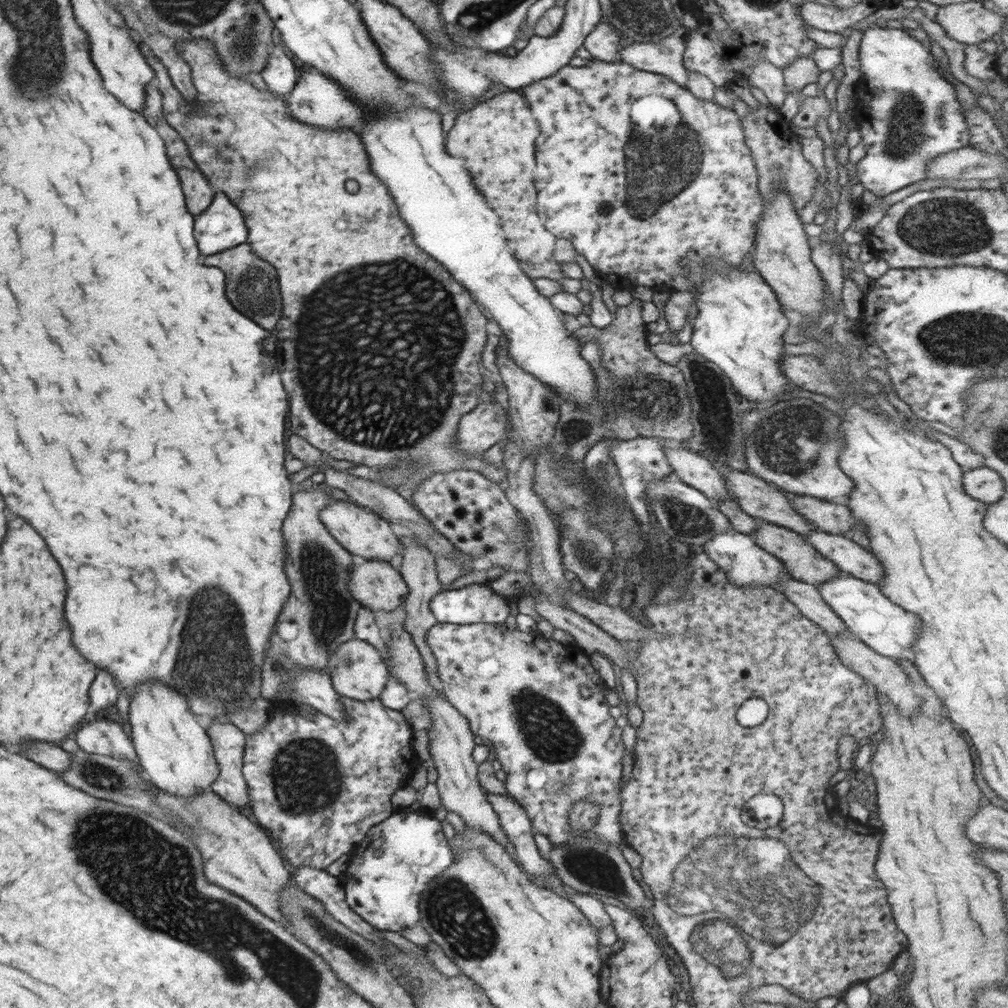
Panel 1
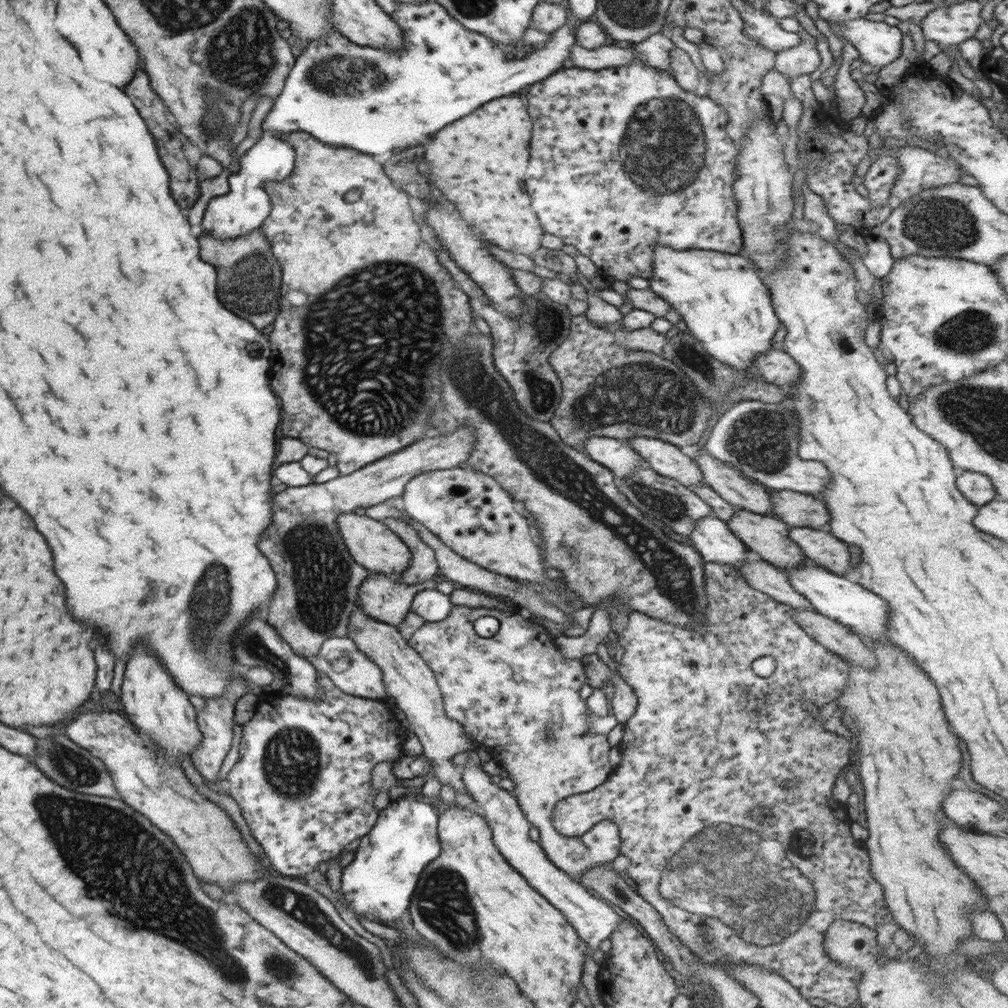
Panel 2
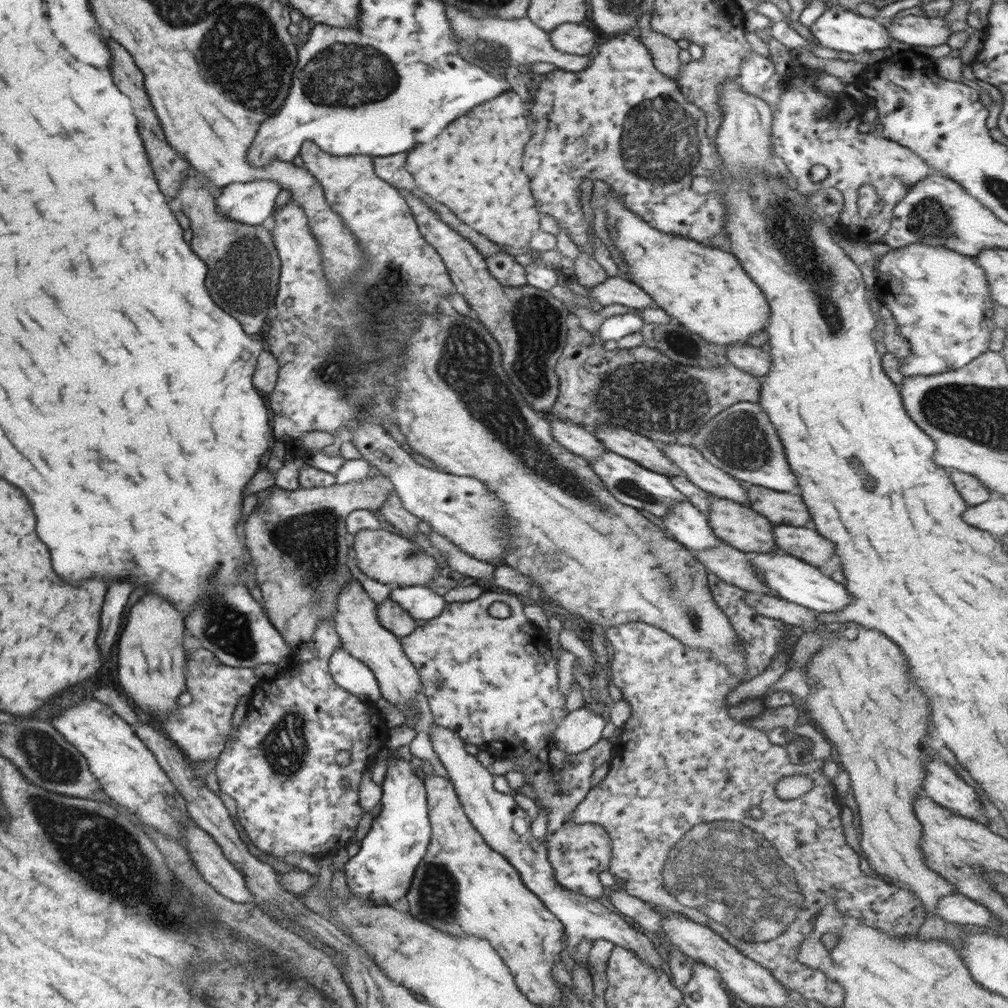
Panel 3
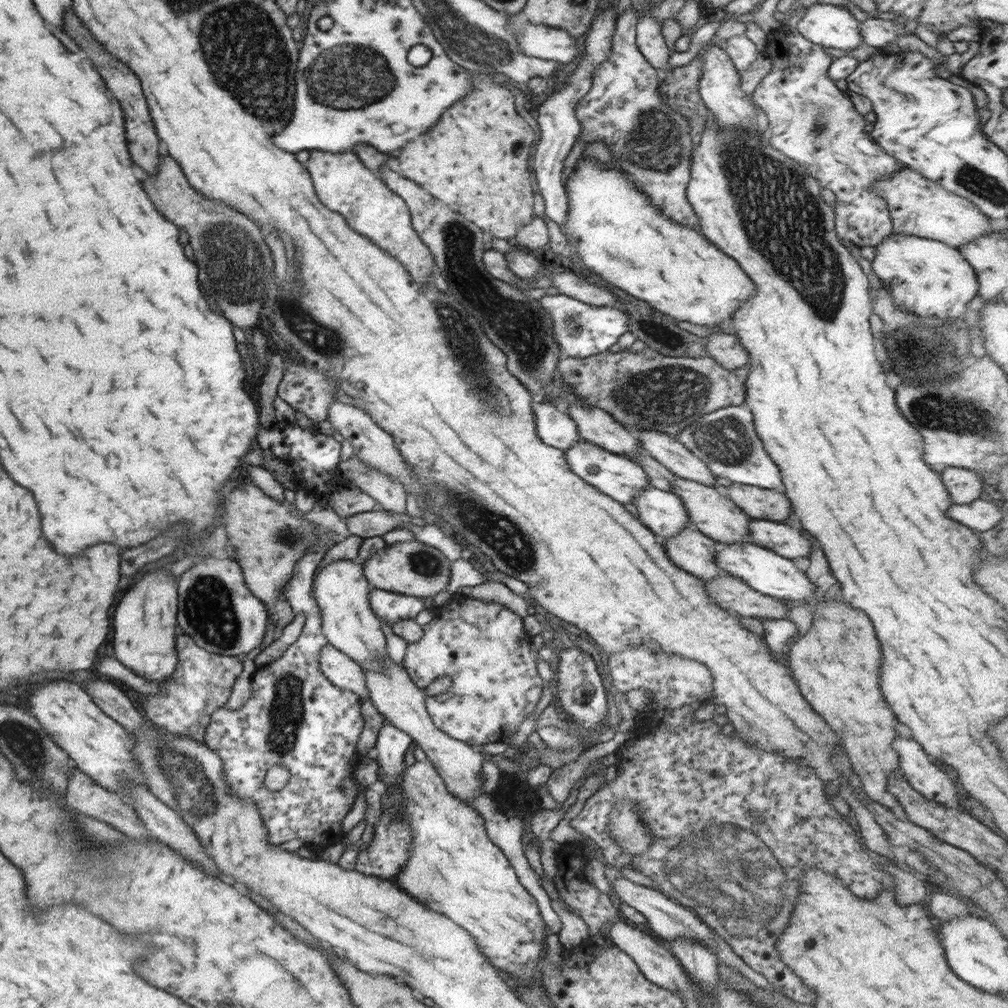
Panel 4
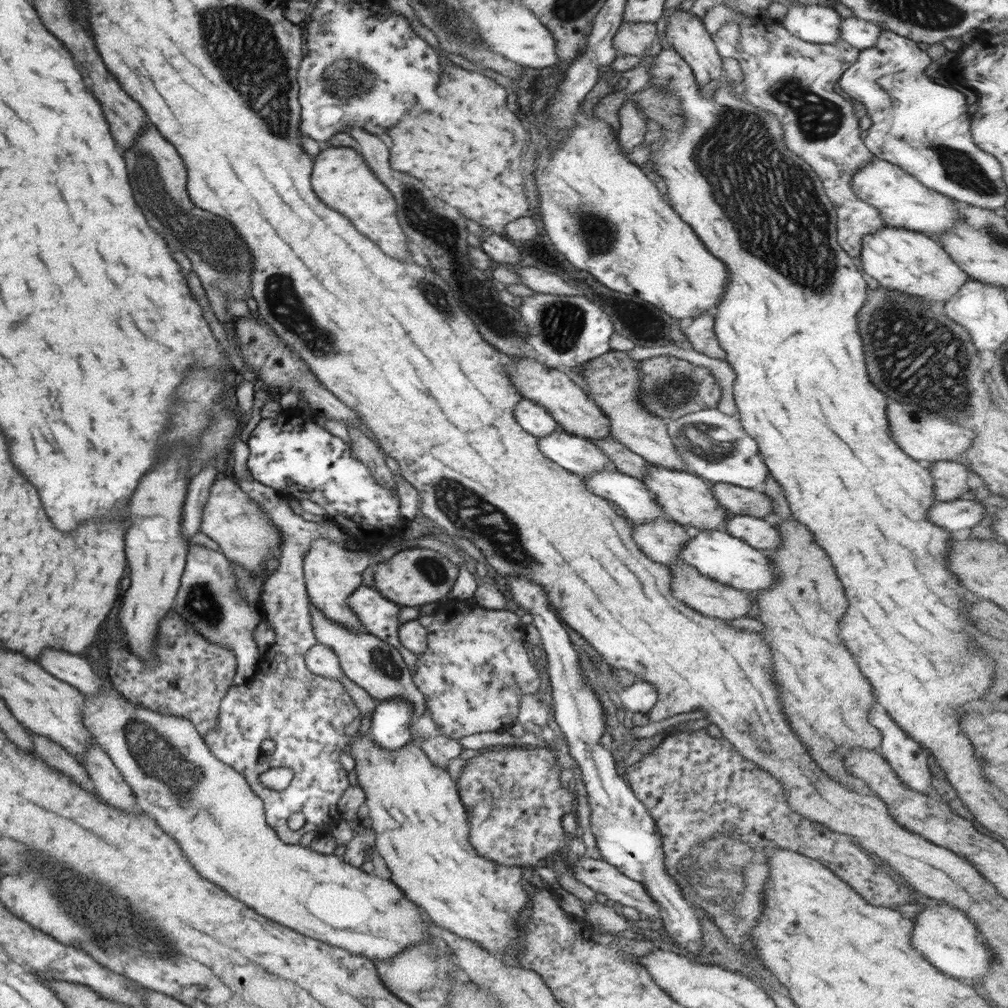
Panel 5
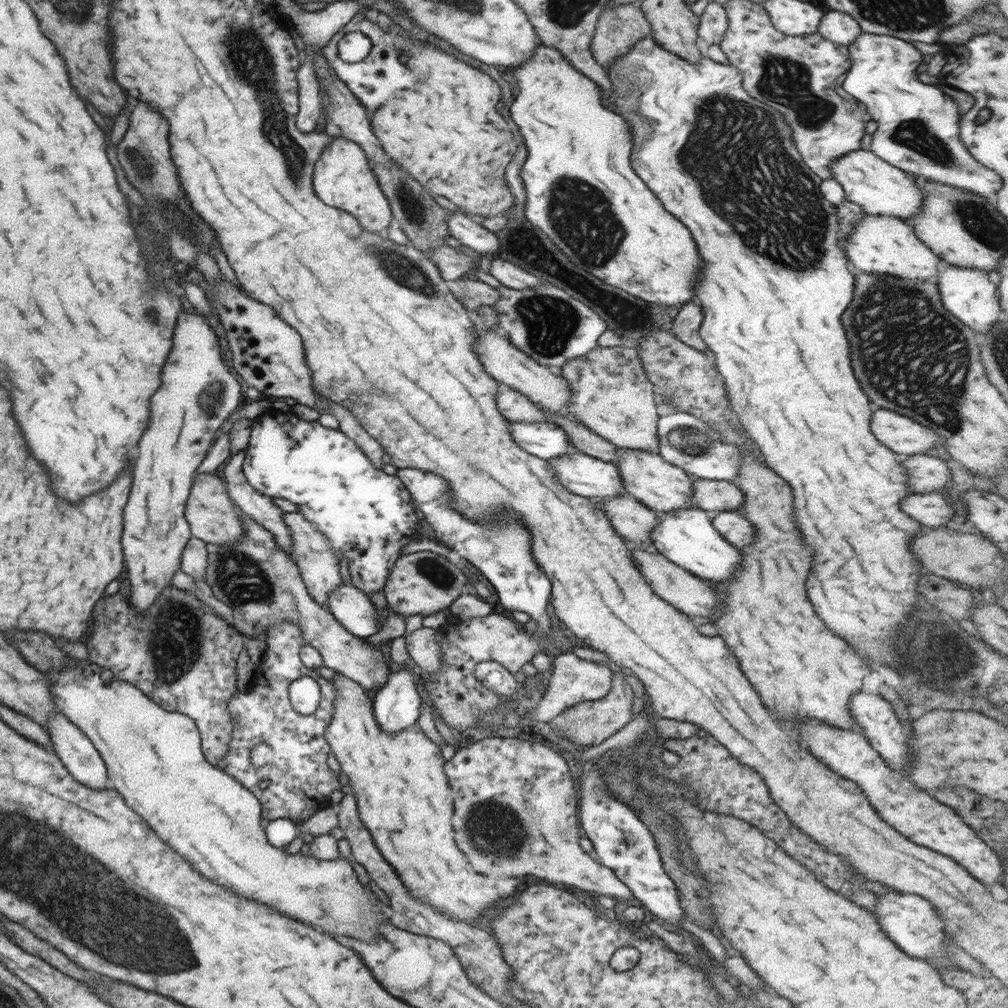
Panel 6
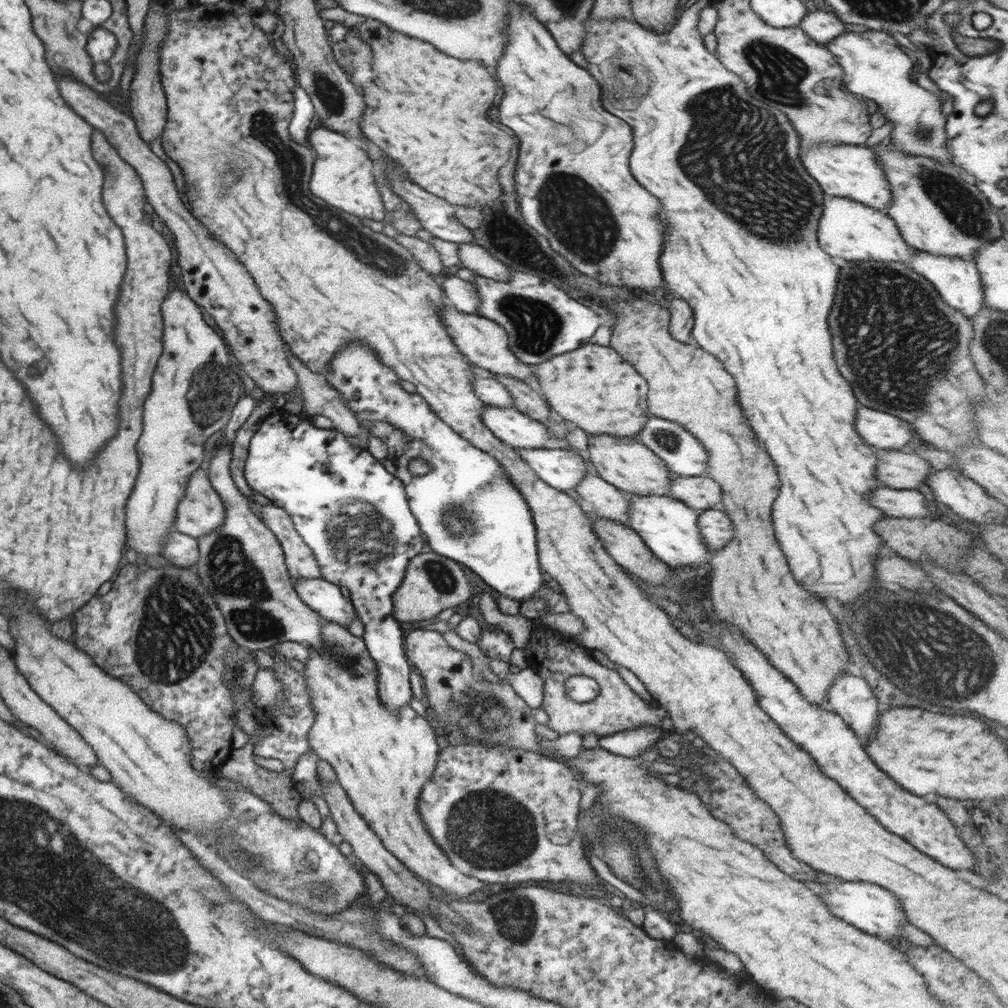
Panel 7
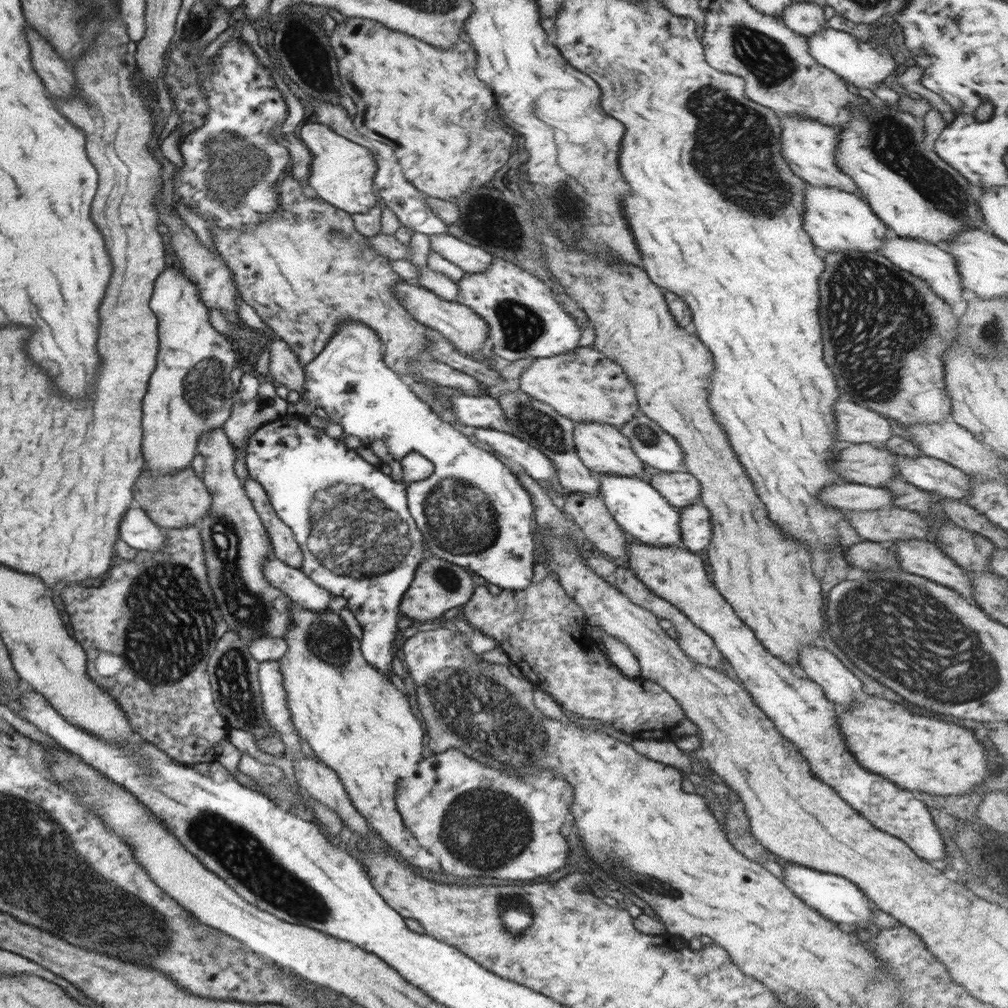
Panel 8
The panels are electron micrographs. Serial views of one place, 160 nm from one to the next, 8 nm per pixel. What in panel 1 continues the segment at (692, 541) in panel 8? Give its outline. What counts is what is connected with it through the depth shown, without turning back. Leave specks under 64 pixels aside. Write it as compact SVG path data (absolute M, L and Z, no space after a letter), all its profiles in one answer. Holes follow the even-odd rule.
M820 530L810 531L804 537L822 557L838 565L846 576L877 585L882 582L884 567L874 558L874 554L860 548L852 540Z

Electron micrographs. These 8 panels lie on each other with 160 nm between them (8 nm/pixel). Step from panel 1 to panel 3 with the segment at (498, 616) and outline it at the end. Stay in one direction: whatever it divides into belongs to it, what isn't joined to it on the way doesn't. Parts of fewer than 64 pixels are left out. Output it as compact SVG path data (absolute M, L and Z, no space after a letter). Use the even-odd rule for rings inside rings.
M429 586L392 587L389 598L397 602L414 620L430 620L442 614L447 602Z

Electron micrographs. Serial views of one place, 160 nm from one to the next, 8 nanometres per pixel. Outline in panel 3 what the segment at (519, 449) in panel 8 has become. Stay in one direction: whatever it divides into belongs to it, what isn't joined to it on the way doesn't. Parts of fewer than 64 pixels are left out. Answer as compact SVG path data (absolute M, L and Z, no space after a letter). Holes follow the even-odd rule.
M690 501L677 502L662 518L664 531L691 552L718 548L724 542L714 534L707 515Z

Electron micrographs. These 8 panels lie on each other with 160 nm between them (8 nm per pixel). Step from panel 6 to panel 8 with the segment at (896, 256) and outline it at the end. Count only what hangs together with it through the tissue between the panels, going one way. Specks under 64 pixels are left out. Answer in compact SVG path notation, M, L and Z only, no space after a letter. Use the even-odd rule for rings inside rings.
M807 183L804 197L803 229L811 236L819 252L855 250L879 253L890 229L874 215L866 200L851 192L834 187L814 186Z

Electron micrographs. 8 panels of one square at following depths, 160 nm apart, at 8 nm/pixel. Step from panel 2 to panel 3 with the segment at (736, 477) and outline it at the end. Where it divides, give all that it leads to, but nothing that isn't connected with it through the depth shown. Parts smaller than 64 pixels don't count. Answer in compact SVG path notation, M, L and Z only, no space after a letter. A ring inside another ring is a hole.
M660 444L663 453L681 470L682 474L702 490L725 499L747 504L747 494L738 479L714 466L693 445Z

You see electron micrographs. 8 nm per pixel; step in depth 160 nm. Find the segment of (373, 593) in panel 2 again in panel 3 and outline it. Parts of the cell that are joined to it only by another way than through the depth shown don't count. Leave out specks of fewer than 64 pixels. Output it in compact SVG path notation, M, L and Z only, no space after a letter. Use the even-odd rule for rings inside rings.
M389 597L384 599L380 605L376 604L375 613L380 624L399 638L412 634L417 627L415 620L408 615L408 612Z

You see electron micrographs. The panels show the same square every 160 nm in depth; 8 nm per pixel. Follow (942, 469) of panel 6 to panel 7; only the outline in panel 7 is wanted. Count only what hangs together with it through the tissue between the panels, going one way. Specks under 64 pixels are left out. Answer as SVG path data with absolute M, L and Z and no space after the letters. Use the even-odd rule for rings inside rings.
M886 449L884 454L878 454L875 478L882 487L889 486L896 490L912 490L917 489L922 482L924 483L927 474L932 471L934 468L930 463L915 452Z

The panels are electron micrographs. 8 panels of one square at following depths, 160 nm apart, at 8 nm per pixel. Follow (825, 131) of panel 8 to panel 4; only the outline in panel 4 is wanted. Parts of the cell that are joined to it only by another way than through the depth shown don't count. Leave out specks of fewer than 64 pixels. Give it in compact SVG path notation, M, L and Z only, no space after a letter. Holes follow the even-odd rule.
M906 167L905 169L900 169L898 172L894 172L894 174L891 177L886 177L883 179L880 179L879 181L876 181L875 183L872 183L869 188L871 188L872 192L875 192L876 194L880 194L881 197L888 202L888 209L890 212L891 221L893 224L892 227L892 233L894 234L905 234L925 239L932 239L932 240L939 240L940 242L943 242L944 244L948 244L951 247L954 247L955 249L959 249L961 246L964 246L966 243L969 243L971 240L974 240L975 238L978 238L979 236L984 236L985 234L990 234L996 231L999 233L1000 231L1006 231L1006 230L995 230L990 225L990 219L988 216L984 215L982 211L976 207L972 202L969 200L966 200L965 198L962 198L961 196L958 196L957 194L954 194L953 192L950 192L949 190L946 190L945 188L942 188L937 182L934 182L933 180L928 180L927 178L924 178L919 172L916 172L915 170L909 169Z

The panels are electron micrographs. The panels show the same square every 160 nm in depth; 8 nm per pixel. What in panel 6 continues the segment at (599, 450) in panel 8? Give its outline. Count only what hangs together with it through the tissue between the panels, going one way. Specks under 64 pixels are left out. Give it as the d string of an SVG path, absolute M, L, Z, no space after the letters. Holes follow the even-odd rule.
M617 447L615 465L622 477L626 493L658 514L694 507L691 504L693 482L685 470L664 460L658 452Z

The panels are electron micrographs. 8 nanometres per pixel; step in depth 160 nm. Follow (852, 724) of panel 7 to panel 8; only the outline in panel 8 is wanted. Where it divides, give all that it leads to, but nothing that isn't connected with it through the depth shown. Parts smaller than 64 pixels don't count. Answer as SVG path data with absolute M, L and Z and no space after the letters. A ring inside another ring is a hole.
M804 645L798 659L806 677L819 684L827 699L838 707L849 707L858 698L865 697L862 681L828 650Z

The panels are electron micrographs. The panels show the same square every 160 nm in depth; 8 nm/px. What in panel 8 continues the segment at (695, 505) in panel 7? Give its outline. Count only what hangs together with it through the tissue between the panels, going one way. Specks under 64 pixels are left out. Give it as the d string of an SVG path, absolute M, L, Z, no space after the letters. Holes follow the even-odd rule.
M660 472L649 482L672 506L700 504L701 486L689 472Z

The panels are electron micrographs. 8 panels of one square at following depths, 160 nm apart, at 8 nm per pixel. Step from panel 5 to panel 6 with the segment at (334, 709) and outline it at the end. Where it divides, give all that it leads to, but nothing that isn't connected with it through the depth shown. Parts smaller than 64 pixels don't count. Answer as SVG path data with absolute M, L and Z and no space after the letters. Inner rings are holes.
M245 450L233 454L222 466L220 475L226 480L227 493L244 516L255 520L273 534L275 543L288 556L292 554L290 531L283 519L285 513L272 503L272 497L254 490L243 473ZM287 620L273 624L265 641L267 649L263 659L257 664L251 689L248 692L237 692L229 700L233 734L226 756L216 766L258 797L264 819L272 821L286 818L300 825L317 811L328 807L329 794L342 787L338 775L334 771L332 774L326 763L331 748L324 736L326 727L332 720L337 692L332 682L321 678L301 661L301 648L306 642L295 624ZM302 676L311 677L320 686L321 699L312 714L298 714L290 702L290 684ZM263 742L271 748L272 756L266 766L255 767L251 761L251 752ZM261 780L269 780L267 788L260 789L258 784Z

